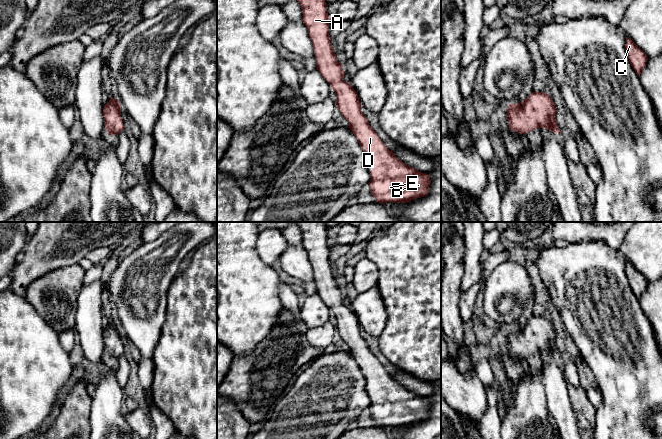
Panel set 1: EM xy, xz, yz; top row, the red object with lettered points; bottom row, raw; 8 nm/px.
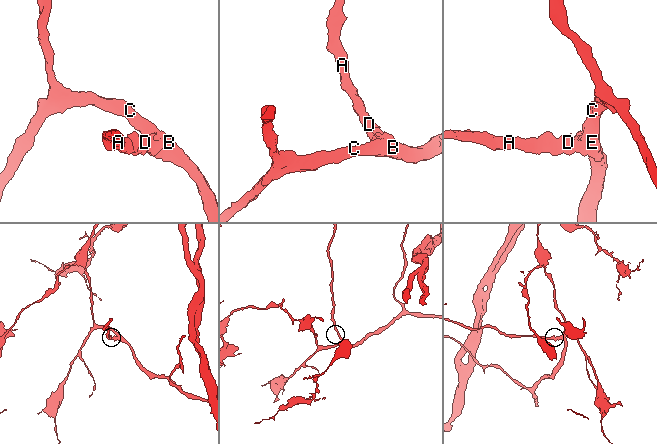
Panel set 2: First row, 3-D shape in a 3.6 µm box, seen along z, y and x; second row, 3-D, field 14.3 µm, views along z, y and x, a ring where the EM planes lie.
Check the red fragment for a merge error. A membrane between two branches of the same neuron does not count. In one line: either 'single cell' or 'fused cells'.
single cell

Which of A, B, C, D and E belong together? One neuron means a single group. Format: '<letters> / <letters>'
A B C D E

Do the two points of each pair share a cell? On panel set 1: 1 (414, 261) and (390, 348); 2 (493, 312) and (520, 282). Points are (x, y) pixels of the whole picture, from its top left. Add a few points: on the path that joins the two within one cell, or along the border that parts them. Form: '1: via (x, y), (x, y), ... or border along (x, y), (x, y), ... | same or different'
1: via (410, 283), (410, 322), (406, 326) | same
2: via (492, 302), (510, 283) | same

